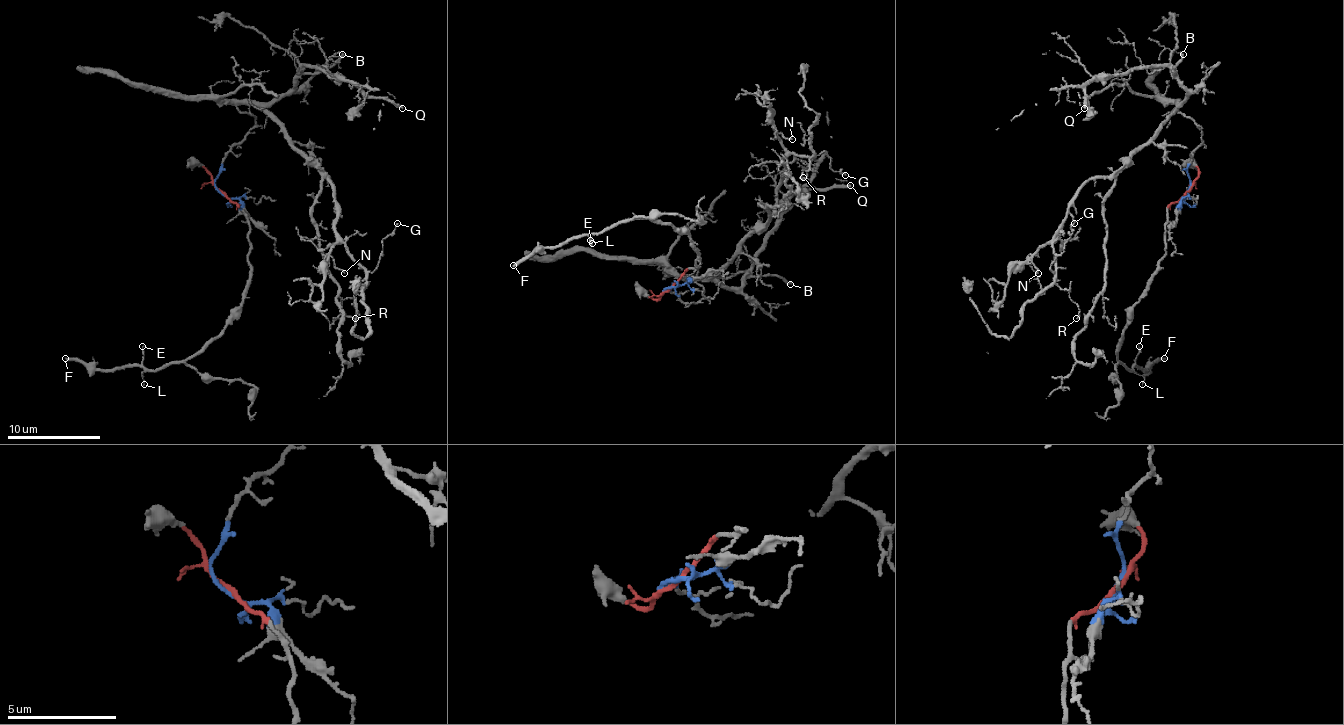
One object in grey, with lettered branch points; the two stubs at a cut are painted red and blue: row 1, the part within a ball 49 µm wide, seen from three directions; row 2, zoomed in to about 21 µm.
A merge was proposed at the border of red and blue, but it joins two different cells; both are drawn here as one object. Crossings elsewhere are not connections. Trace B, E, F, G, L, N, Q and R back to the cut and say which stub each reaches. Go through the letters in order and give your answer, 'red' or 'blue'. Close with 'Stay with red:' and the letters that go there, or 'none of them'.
B: blue
E: red
F: red
G: blue
L: red
N: blue
Q: blue
R: blue
Stay with red: E, F, L

